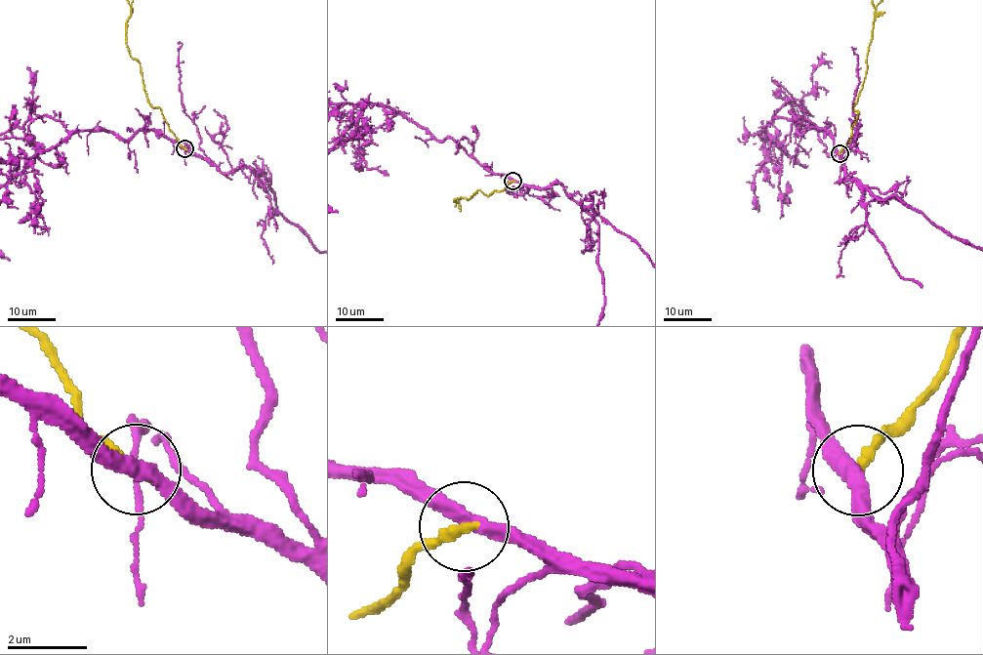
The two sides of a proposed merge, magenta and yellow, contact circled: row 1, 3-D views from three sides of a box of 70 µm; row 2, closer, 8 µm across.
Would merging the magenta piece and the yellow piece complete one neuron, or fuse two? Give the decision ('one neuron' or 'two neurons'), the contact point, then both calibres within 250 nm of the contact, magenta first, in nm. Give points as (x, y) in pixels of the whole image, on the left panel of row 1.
two neurons | (184, 148) | 360/240 nm

